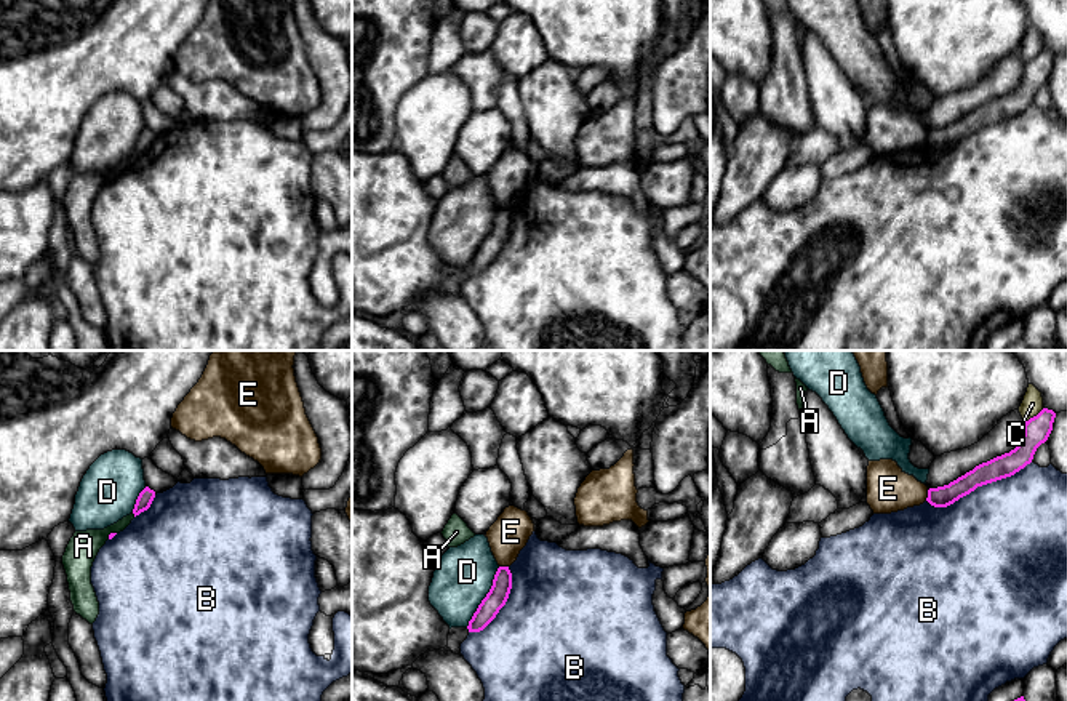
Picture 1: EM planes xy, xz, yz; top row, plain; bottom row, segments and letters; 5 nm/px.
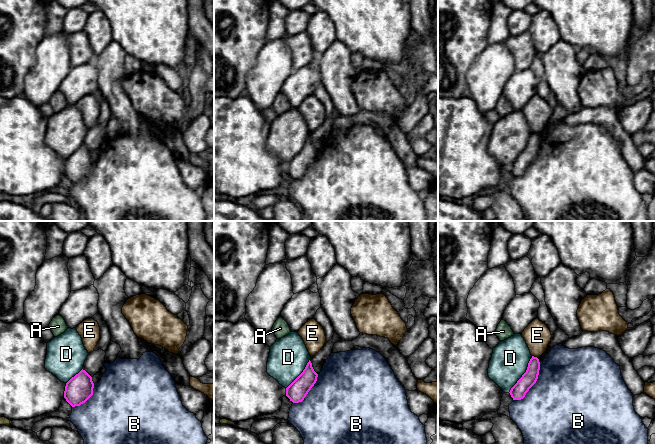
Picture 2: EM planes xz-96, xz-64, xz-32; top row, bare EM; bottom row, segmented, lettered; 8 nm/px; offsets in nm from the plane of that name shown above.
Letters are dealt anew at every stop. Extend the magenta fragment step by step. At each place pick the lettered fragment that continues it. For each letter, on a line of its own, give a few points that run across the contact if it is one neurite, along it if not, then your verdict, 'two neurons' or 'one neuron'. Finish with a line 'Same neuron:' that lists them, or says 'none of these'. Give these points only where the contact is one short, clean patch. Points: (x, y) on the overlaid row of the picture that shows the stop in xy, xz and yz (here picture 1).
A: two neurons
B: two neurons
C: two neurons
D: two neurons
E: yz (928, 490), (925, 500) | two neurons
Same neuron: none of these

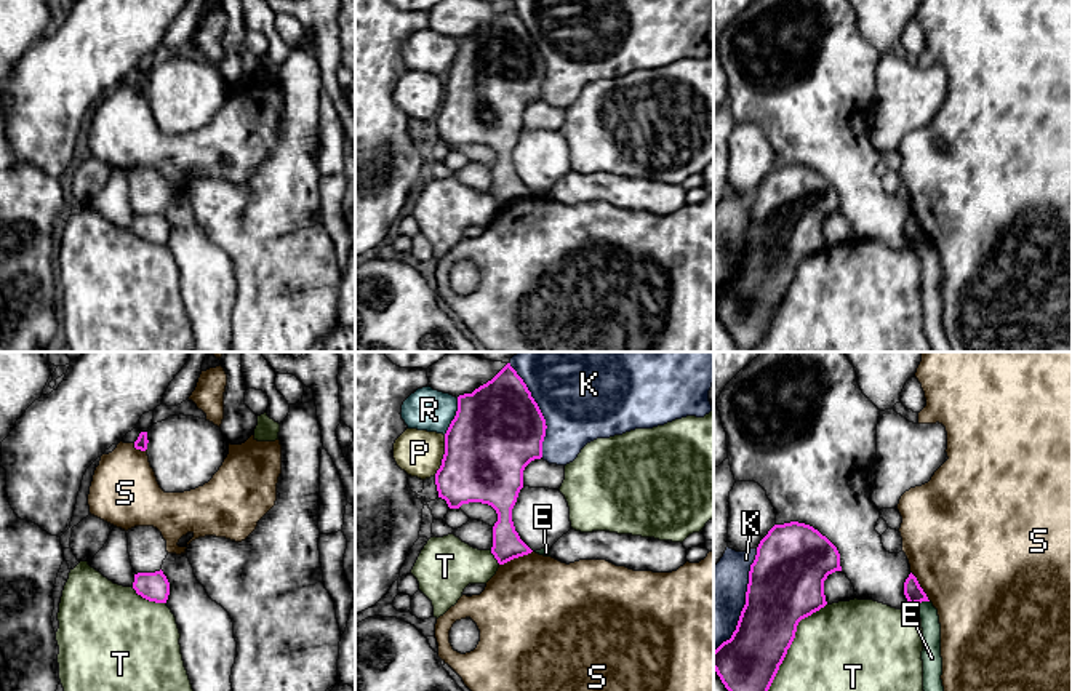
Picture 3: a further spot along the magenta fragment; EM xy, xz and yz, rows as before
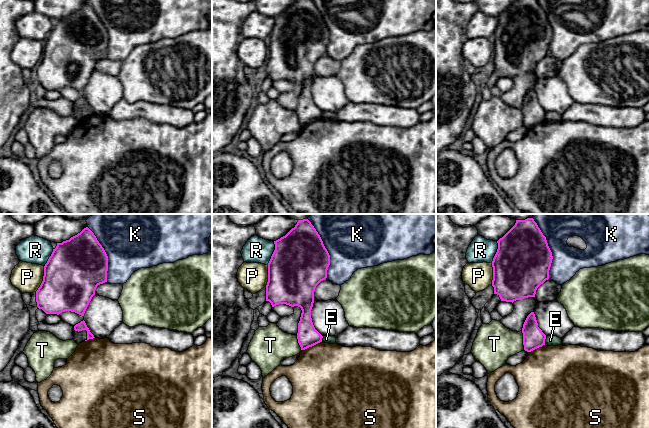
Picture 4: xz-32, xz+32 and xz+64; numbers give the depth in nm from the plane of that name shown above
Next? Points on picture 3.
E: yz (928, 600), (912, 605) | two neurons
K: two neurons
P: two neurons
R: two neurons
S: two neurons
T: two neurons
Same neuron: none of these

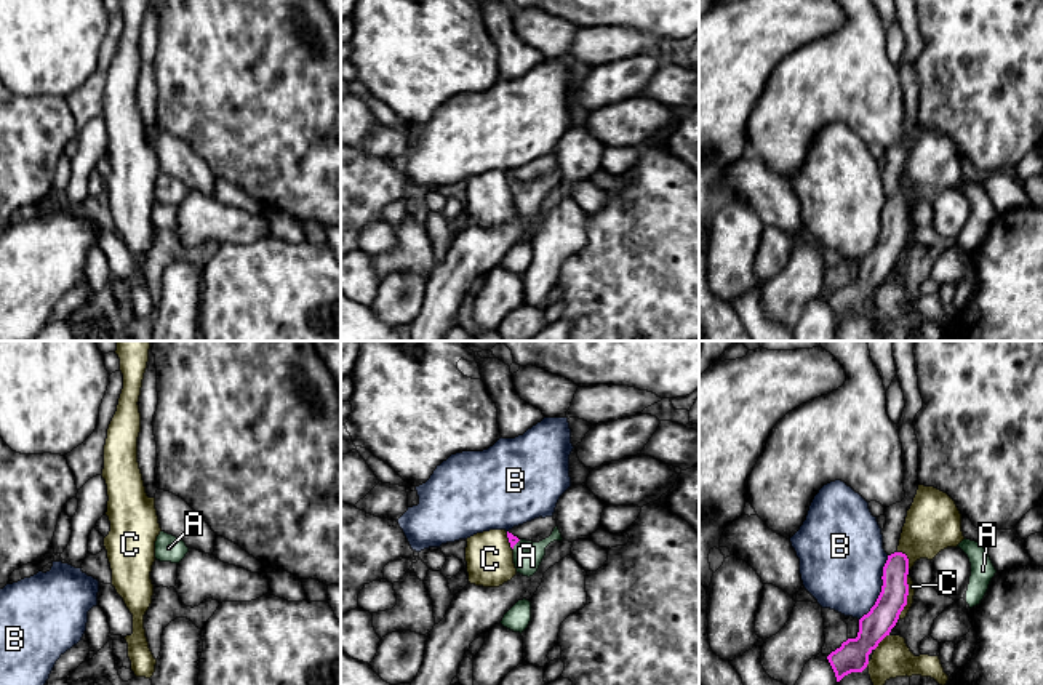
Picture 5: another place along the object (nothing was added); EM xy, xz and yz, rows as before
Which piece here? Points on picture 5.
A: xz (512, 540), (515, 543), (527, 556) | one neuron
B: two neurons
C: two neurons
Same neuron: A

